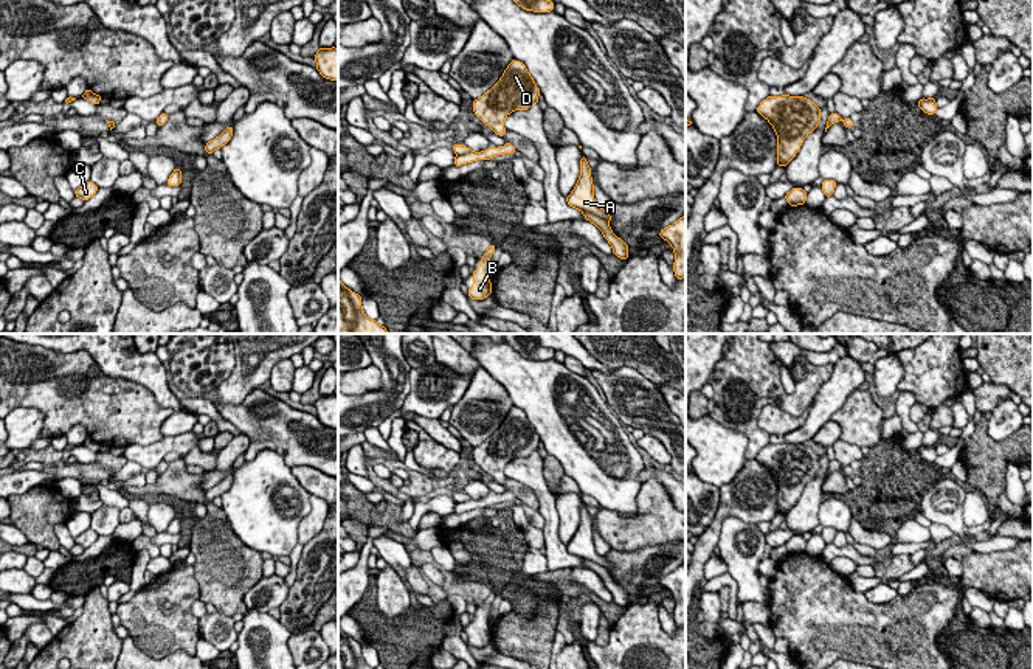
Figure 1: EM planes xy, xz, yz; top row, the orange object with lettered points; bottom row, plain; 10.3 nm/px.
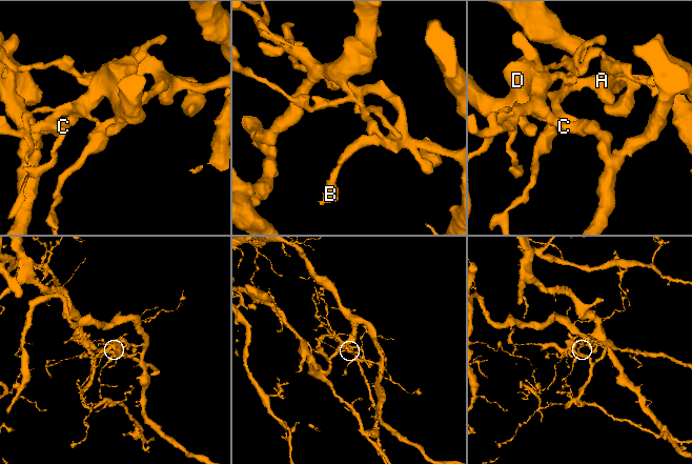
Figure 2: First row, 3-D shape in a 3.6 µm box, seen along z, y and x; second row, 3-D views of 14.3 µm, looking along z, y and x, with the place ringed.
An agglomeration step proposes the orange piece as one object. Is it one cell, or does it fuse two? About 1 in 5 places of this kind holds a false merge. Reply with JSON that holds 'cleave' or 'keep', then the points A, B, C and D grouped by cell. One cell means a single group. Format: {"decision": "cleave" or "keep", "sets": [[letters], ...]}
{"decision": "cleave", "sets": [["A", "B"], ["C", "D"]]}

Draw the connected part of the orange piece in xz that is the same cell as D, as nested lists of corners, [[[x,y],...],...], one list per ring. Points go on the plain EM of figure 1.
[[[513,407],[499,428],[481,445],[473,447],[473,459],[493,481],[504,484],[504,467],[513,458],[527,458],[538,450],[540,436],[526,413]]]

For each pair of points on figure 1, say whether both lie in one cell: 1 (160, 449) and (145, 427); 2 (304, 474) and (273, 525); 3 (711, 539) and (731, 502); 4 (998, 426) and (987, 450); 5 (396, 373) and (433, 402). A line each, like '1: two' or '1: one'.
1: two
2: two
3: one
4: two
5: two

